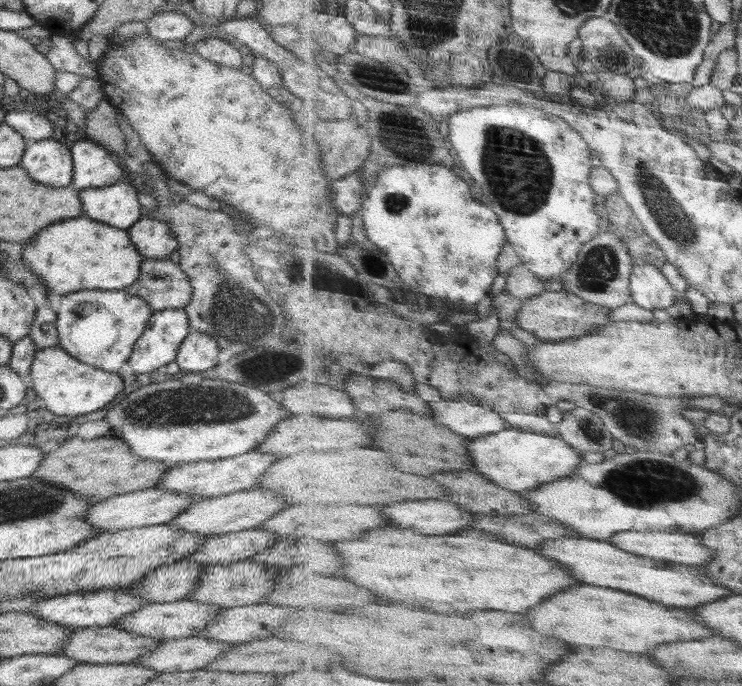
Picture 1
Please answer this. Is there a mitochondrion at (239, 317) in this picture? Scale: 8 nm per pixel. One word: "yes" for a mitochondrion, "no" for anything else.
yes

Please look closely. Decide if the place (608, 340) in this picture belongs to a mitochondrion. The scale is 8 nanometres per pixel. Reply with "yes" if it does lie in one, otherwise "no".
no

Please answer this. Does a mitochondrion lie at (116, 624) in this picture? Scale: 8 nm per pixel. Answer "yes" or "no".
no

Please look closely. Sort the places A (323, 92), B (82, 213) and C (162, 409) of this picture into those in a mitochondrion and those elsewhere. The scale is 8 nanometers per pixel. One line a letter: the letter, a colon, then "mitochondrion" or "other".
A: other
B: other
C: mitochondrion

